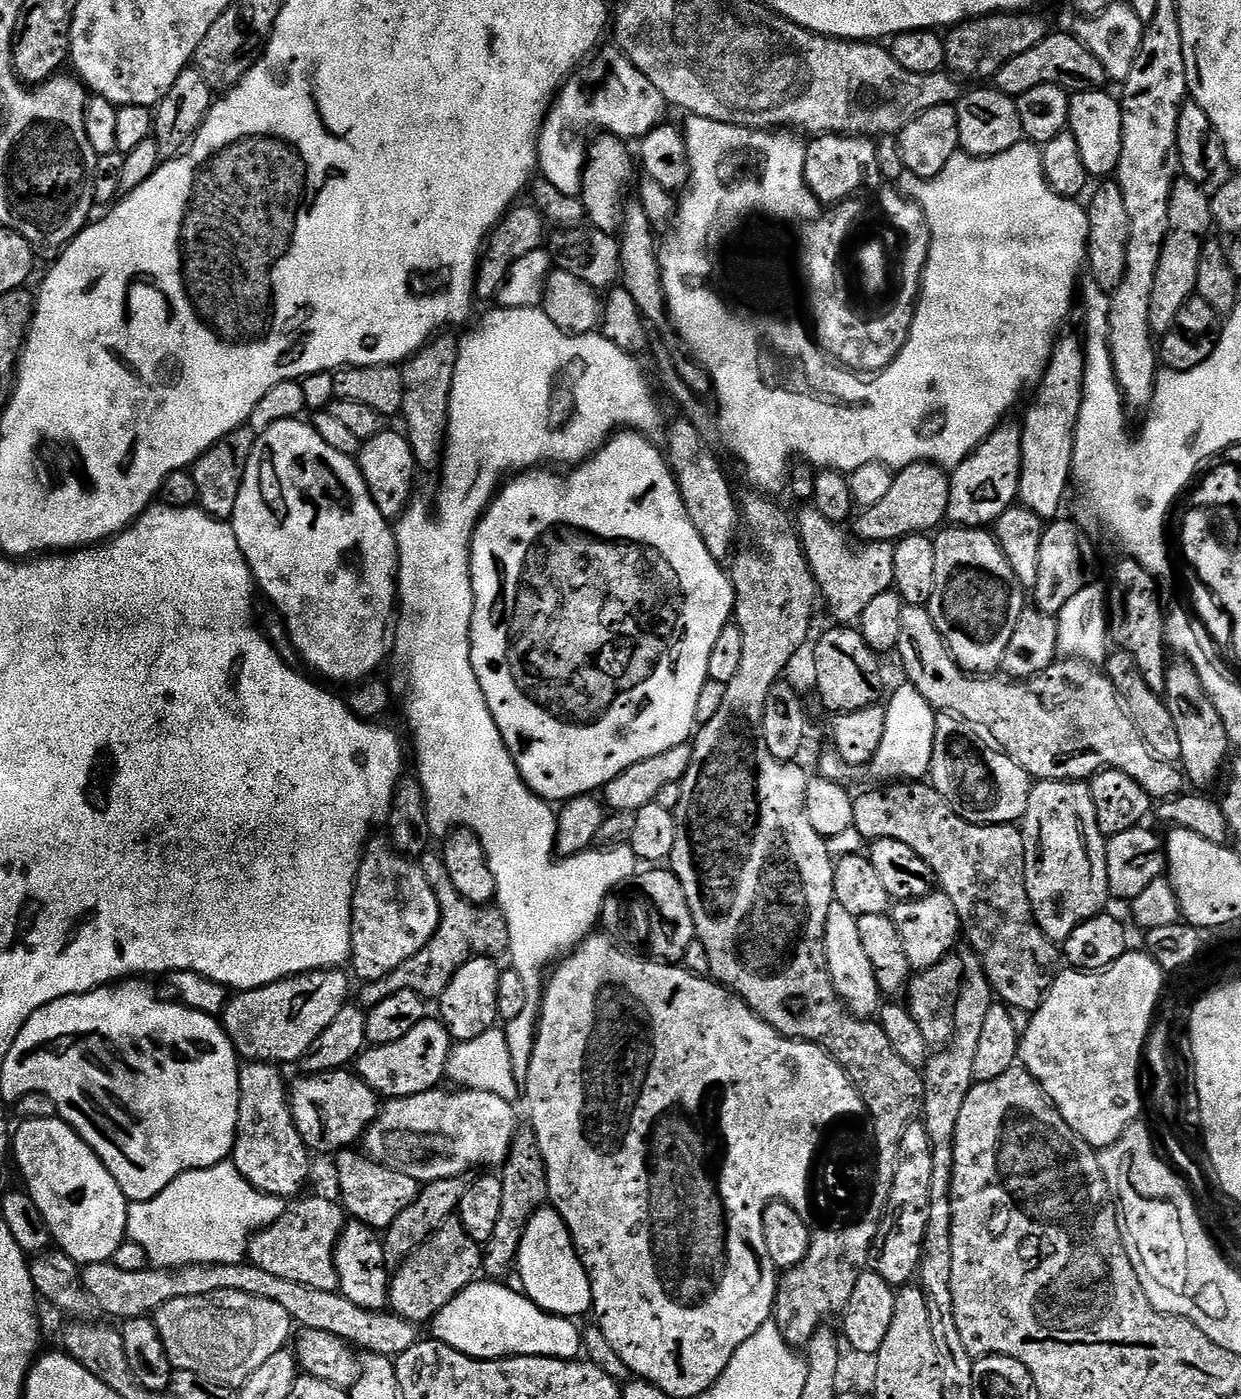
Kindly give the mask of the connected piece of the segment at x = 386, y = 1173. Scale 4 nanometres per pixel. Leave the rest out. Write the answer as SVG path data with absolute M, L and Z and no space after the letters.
M341 1150L335 1153L334 1160L336 1184L340 1187L339 1203L355 1223L383 1230L390 1226L390 1222L394 1222L394 1218L398 1218L398 1214L402 1214L402 1210L406 1210L406 1206L410 1206L410 1202L414 1202L414 1198L418 1198L421 1181L368 1159L363 1151Z

